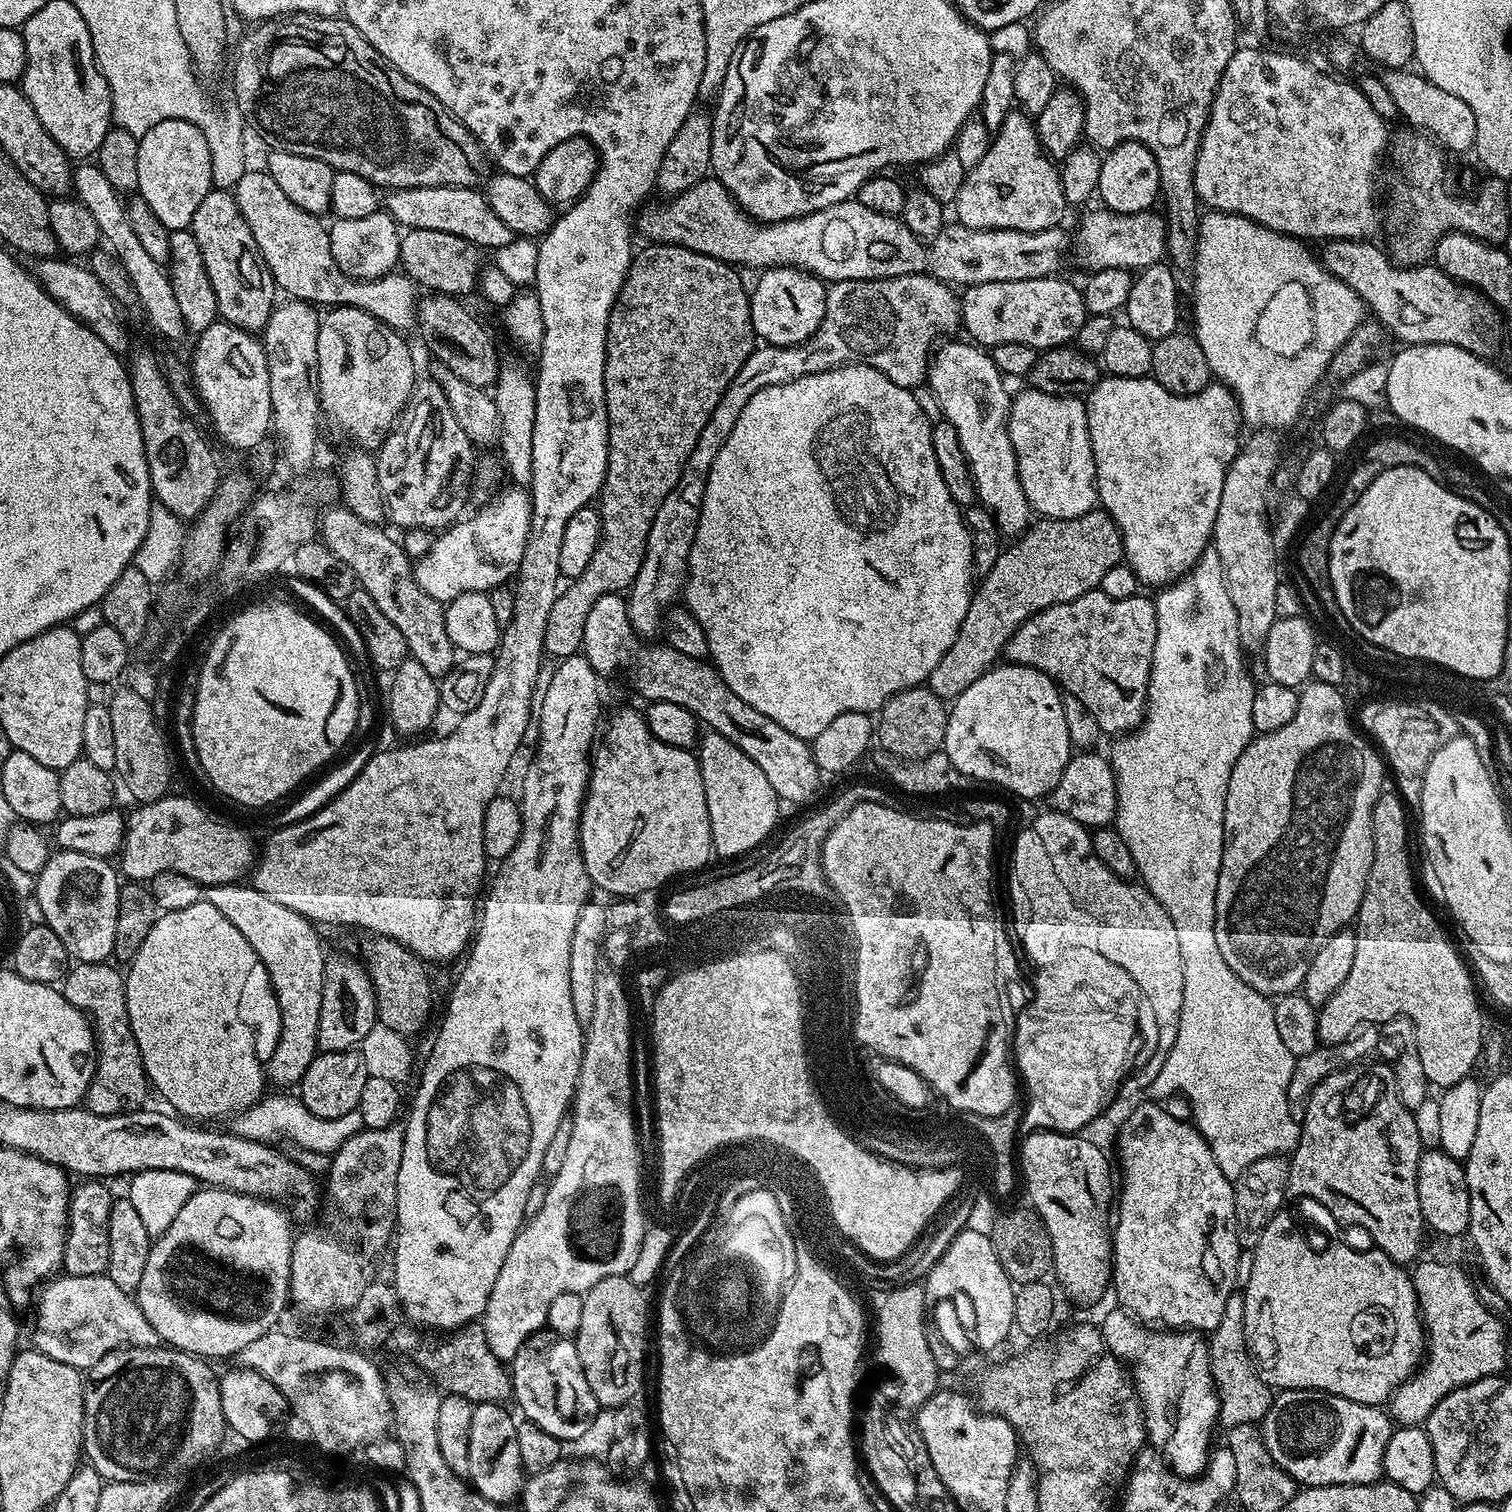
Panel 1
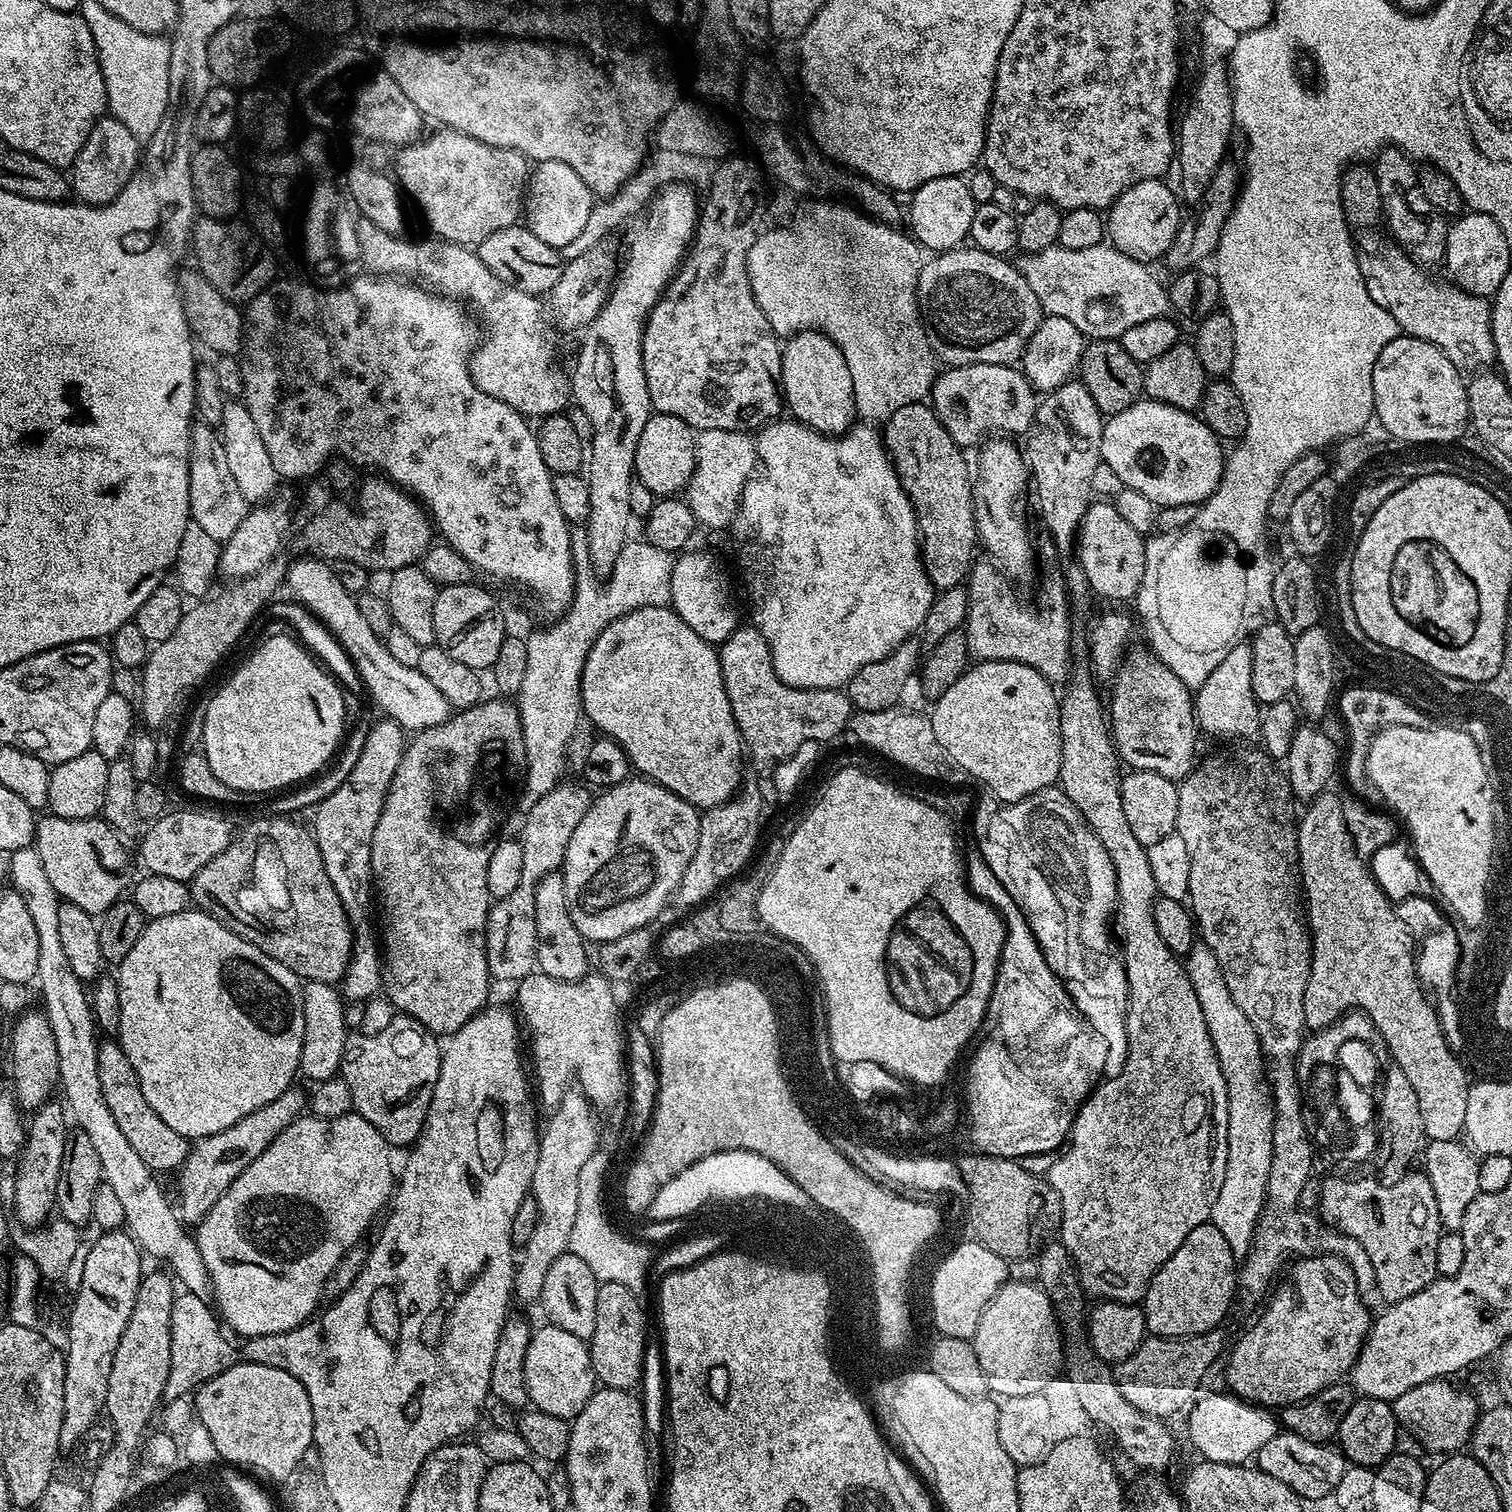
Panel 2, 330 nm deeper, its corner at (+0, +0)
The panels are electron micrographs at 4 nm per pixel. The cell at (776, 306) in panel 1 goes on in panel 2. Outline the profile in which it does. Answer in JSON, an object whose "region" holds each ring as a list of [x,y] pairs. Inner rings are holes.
{"region":[[[801,330],[794,336],[787,337],[780,353],[779,383],[782,385],[782,400],[790,411],[791,419],[807,428],[813,428],[824,436],[838,436],[841,432],[853,427],[857,419],[856,399],[854,398],[854,382],[850,378],[850,366],[846,366],[846,358],[842,358],[842,350],[824,332]]]}

